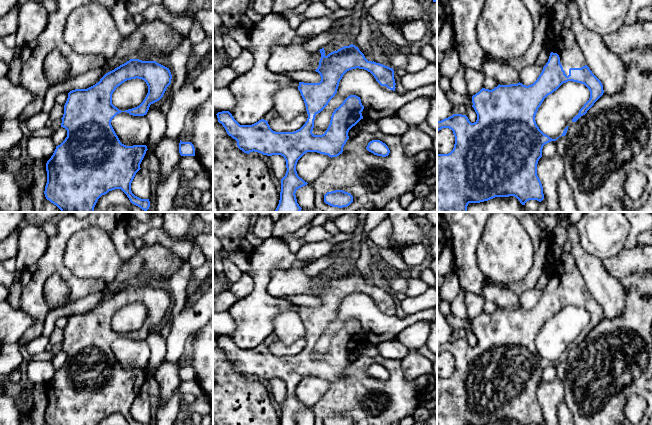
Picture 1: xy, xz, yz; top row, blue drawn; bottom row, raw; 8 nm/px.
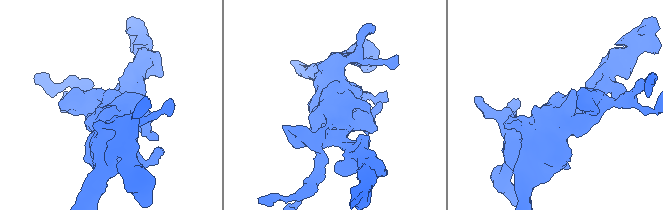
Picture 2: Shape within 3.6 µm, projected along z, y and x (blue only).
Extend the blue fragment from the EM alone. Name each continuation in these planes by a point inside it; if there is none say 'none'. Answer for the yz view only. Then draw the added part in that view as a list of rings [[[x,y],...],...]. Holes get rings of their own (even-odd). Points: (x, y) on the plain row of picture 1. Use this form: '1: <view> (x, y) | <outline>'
1: yz (565, 269) | [[[562,252],[560,259],[551,270],[551,276],[559,279],[560,287],[567,300],[570,292],[581,292],[587,289],[575,259],[569,253]]]

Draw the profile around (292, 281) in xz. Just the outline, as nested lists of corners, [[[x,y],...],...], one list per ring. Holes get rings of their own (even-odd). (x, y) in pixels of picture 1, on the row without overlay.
[[[274,266],[267,285],[267,293],[271,297],[279,299],[283,296],[315,295],[320,283],[320,275],[307,276],[302,268],[282,269]]]

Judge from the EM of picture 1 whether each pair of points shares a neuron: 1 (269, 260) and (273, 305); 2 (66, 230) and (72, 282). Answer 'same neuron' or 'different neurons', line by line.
1: same neuron
2: same neuron

